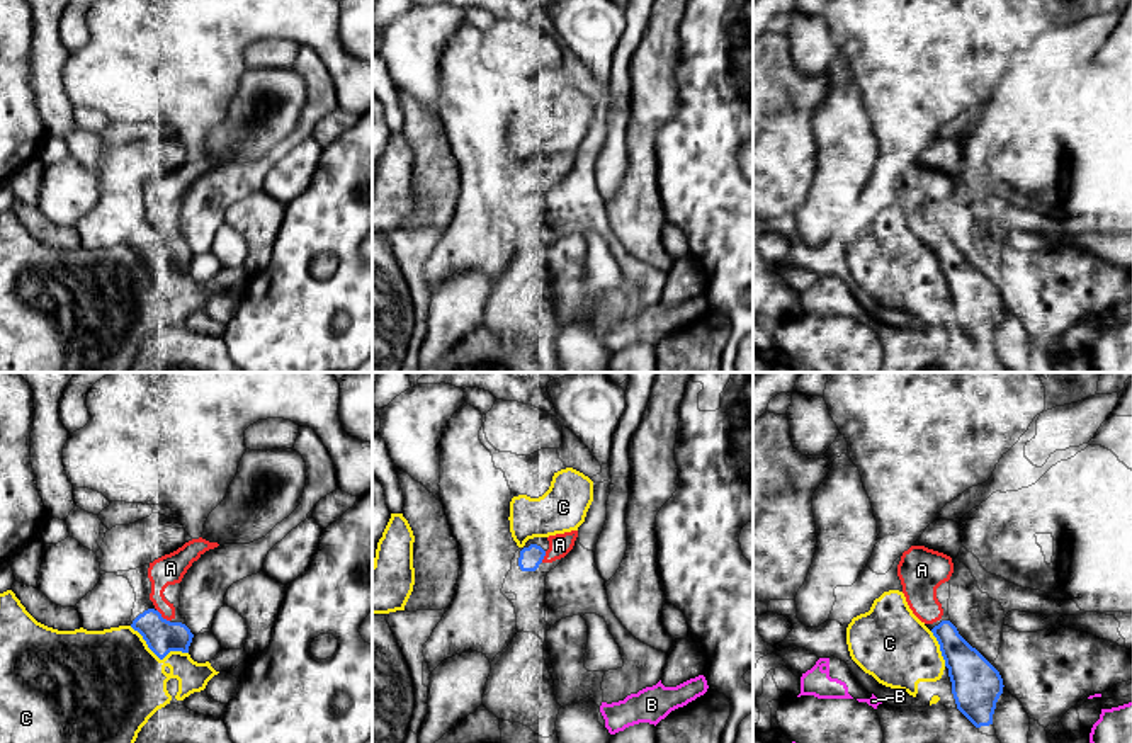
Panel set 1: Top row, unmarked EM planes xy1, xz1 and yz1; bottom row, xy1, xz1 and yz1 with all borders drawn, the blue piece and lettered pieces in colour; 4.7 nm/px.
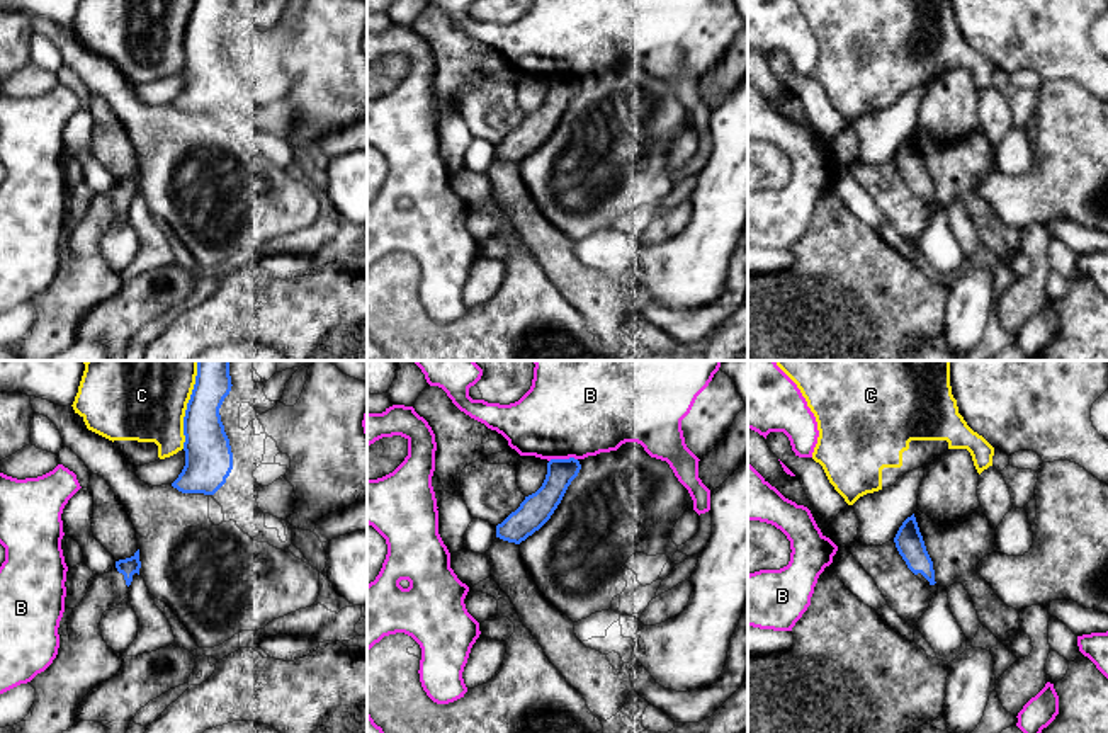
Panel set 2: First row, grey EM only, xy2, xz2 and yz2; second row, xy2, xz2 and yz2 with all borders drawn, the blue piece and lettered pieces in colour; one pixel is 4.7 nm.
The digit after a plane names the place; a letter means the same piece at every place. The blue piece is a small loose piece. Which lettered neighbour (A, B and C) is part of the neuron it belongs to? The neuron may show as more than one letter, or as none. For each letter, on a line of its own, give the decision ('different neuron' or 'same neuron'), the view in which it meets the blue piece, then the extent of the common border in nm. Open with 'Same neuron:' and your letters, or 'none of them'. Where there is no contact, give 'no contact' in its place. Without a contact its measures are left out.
Same neuron: A
A: same neuron | xy1 | 90 nm
B: different neuron | xz2 | 140 nm
C: different neuron | xy2 | 420 nm

